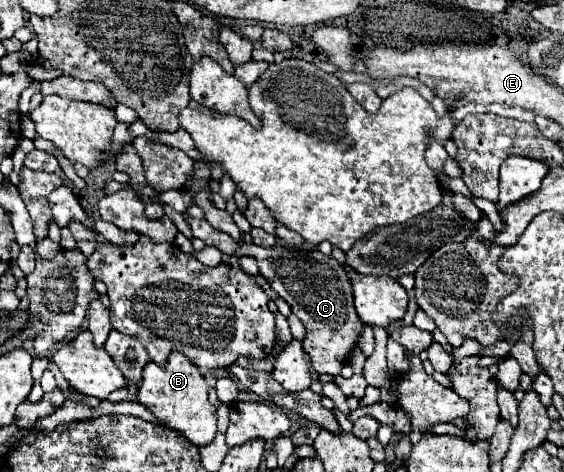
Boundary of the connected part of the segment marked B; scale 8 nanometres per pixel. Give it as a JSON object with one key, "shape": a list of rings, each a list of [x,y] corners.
{"shape":[[[172,352],[166,364],[148,362],[138,388],[138,402],[158,416],[166,426],[180,430],[194,446],[206,446],[216,436],[216,408],[208,400],[208,386],[198,366],[180,352]]]}

